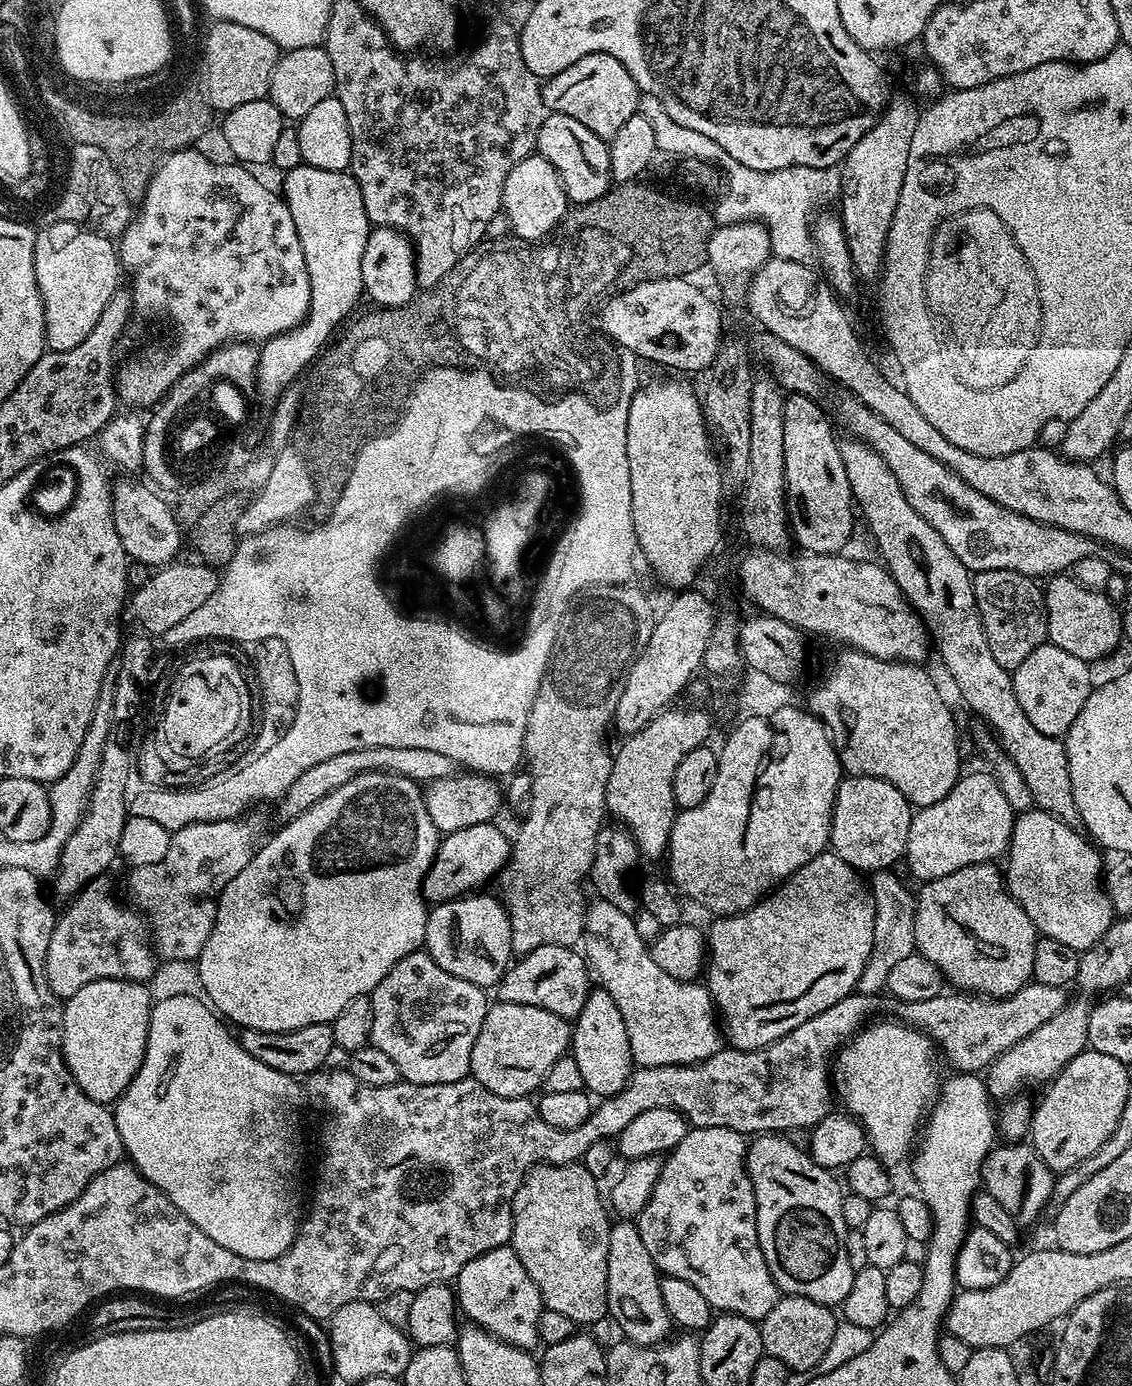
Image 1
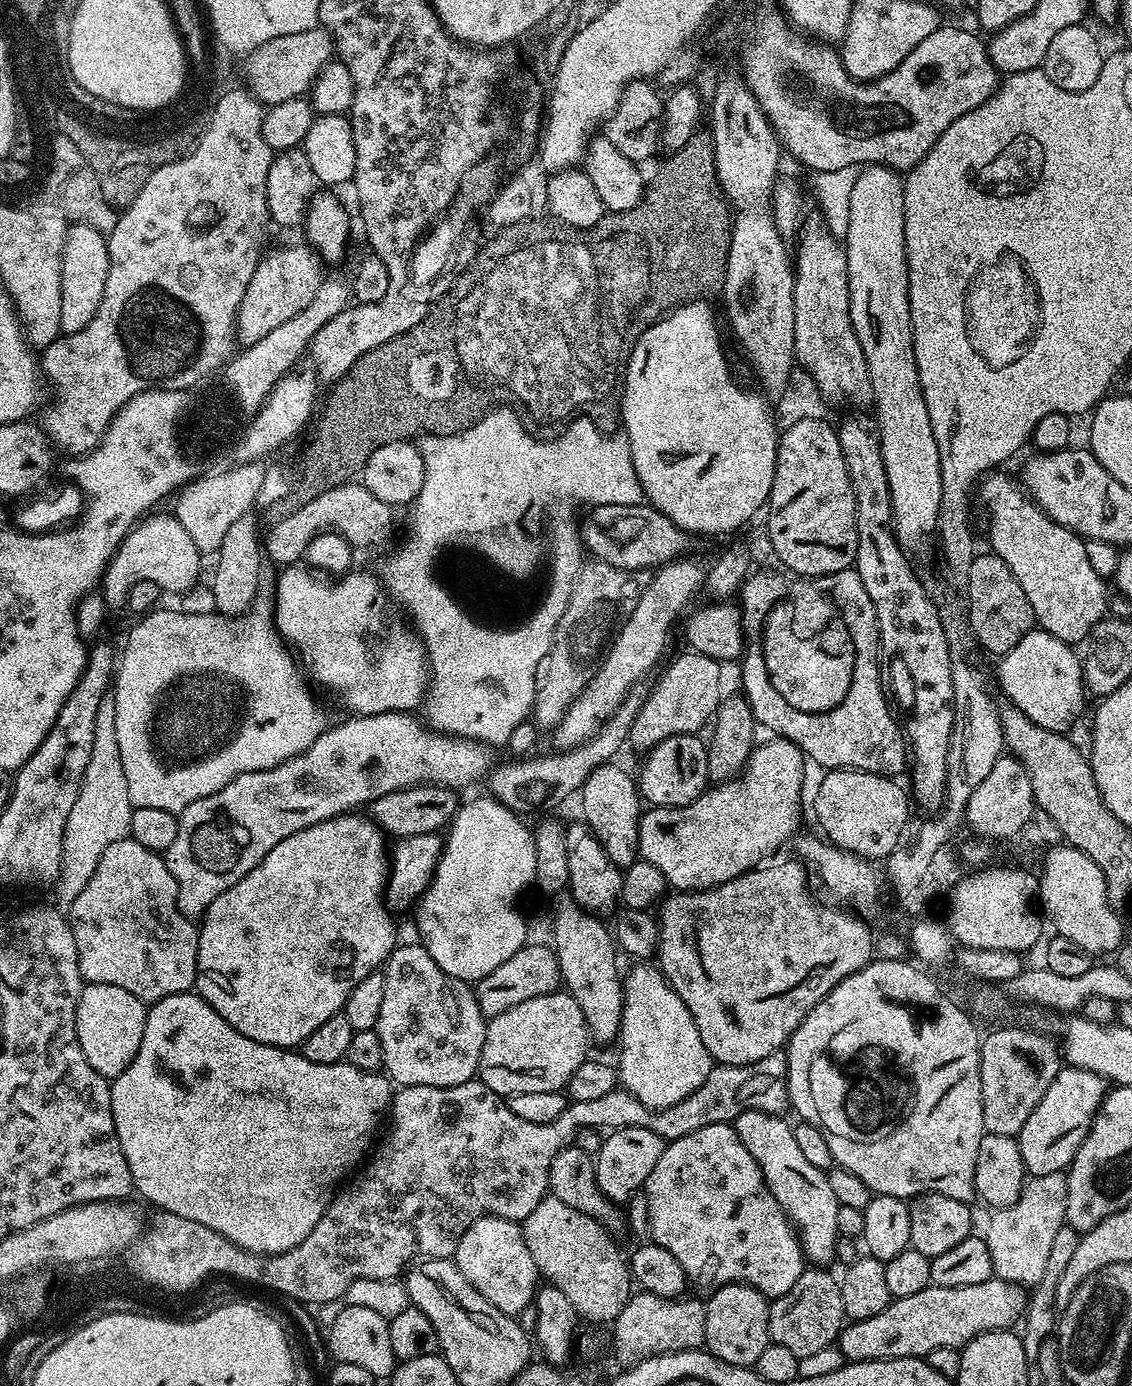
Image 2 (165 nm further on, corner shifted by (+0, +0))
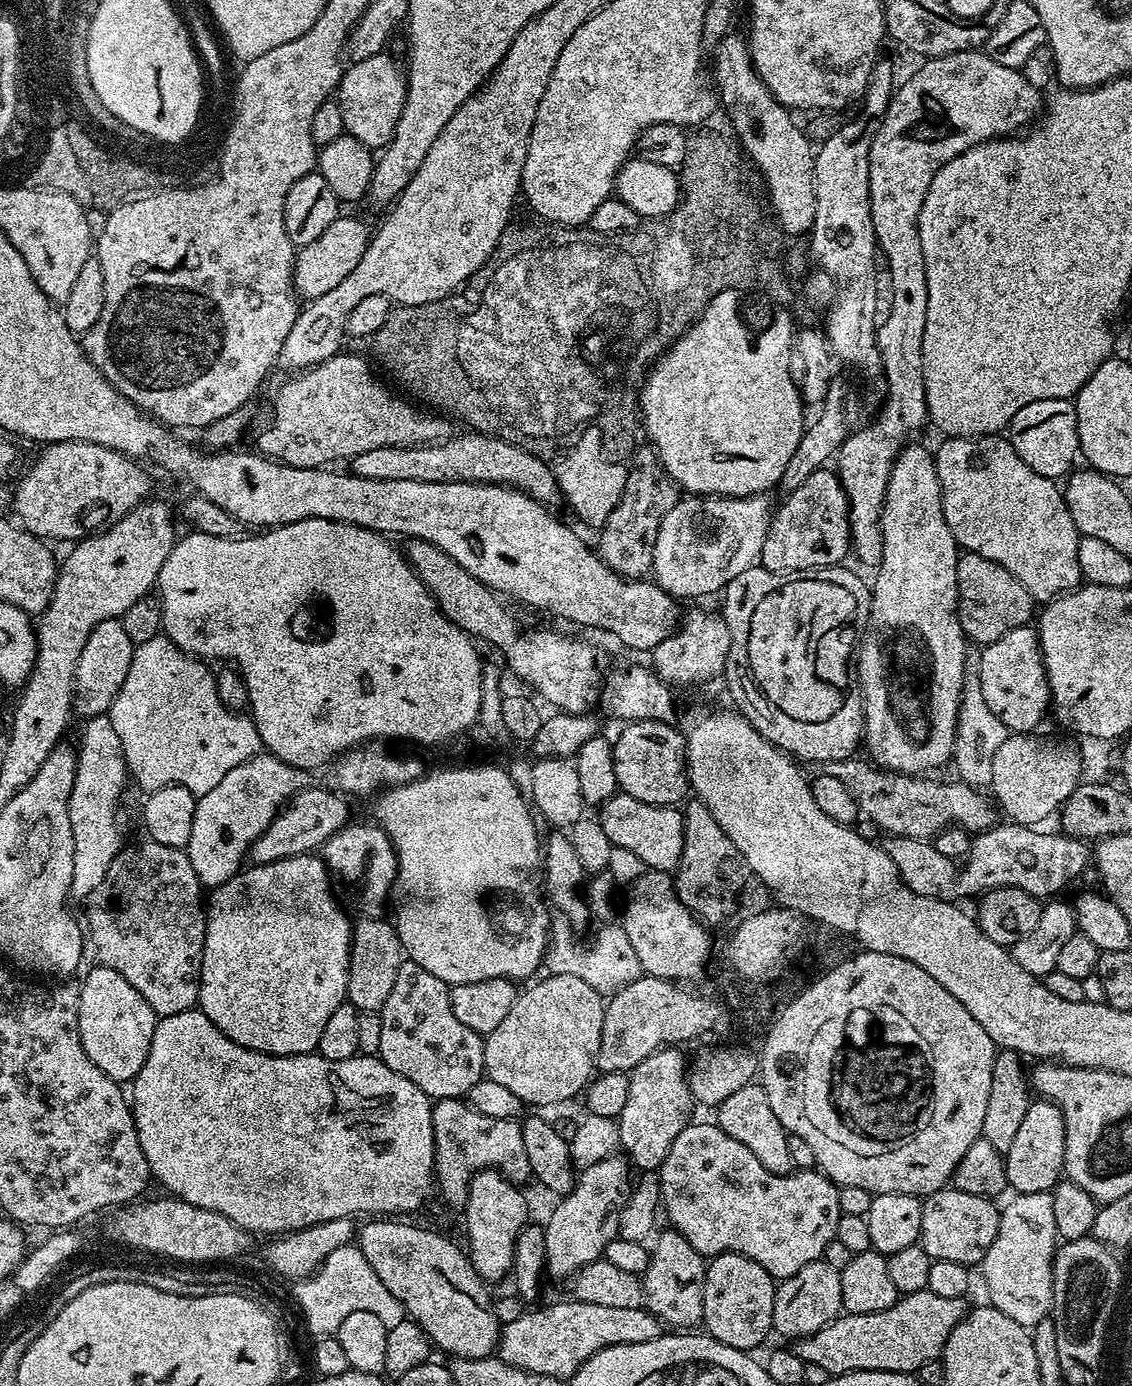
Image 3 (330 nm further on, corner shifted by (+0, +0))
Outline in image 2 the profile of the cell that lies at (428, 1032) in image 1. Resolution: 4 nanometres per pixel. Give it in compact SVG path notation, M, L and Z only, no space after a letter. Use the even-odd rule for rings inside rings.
M397 943L382 965L386 990L382 994L382 1011L378 1013L375 1032L382 1041L383 1071L393 1085L410 1086L458 1086L473 1079L480 1067L482 1042L488 1029L486 1018L476 1001L473 985L459 980L442 970L423 944Z

